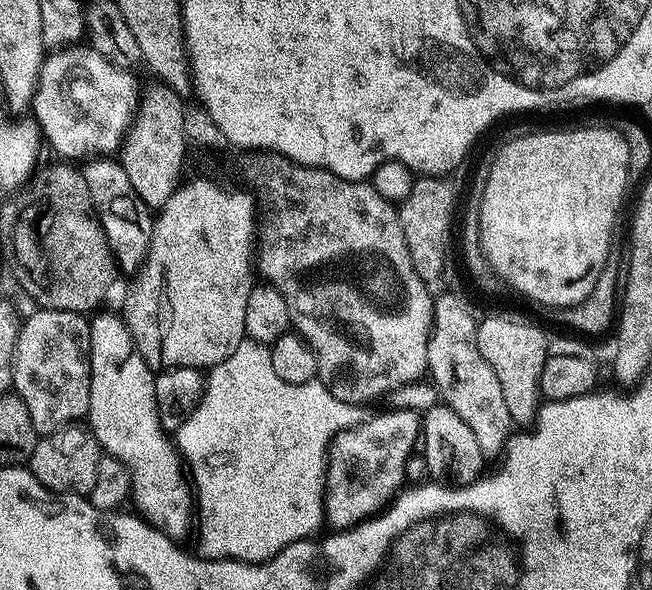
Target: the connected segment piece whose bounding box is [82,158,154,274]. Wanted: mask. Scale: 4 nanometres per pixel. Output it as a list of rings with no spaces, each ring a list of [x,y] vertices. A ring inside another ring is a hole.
[[[92,158],[83,165],[84,187],[89,201],[96,209],[96,216],[108,235],[108,244],[121,273],[135,273],[144,263],[148,255],[150,238],[152,237],[153,213],[147,204],[138,198],[134,186],[130,186],[130,178],[126,178],[126,170],[112,158]]]

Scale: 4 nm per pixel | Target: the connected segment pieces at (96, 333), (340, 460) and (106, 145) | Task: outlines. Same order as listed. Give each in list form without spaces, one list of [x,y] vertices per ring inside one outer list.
[[[101,311],[101,316],[93,315],[90,320],[89,326],[89,366],[92,368],[92,381],[90,382],[90,402],[88,413],[86,415],[86,424],[90,429],[92,436],[97,440],[101,449],[107,455],[113,456],[118,462],[122,462],[122,466],[126,466],[128,471],[128,482],[130,485],[130,500],[131,503],[136,503],[135,511],[139,513],[143,519],[147,520],[148,523],[153,524],[160,532],[164,532],[167,536],[173,538],[181,538],[188,531],[193,531],[194,528],[194,485],[190,479],[189,473],[182,467],[182,457],[173,441],[170,439],[169,433],[162,426],[160,421],[160,415],[156,409],[156,382],[154,379],[154,369],[150,367],[146,361],[142,358],[142,354],[134,350],[132,342],[132,335],[128,330],[127,324],[125,324],[123,317],[116,314],[111,316],[110,313]]]
[[[393,408],[381,416],[369,415],[352,428],[341,428],[327,446],[324,476],[324,518],[327,527],[343,530],[360,524],[388,507],[390,501],[405,487],[406,462],[417,451],[422,436],[422,416],[419,412]]]
[[[65,46],[49,51],[40,66],[36,92],[30,105],[31,111],[36,111],[34,119],[47,147],[49,144],[60,158],[88,158],[95,154],[115,153],[123,143],[124,134],[138,106],[138,88],[136,92],[136,80],[132,75],[131,71],[111,64],[90,46]]]

